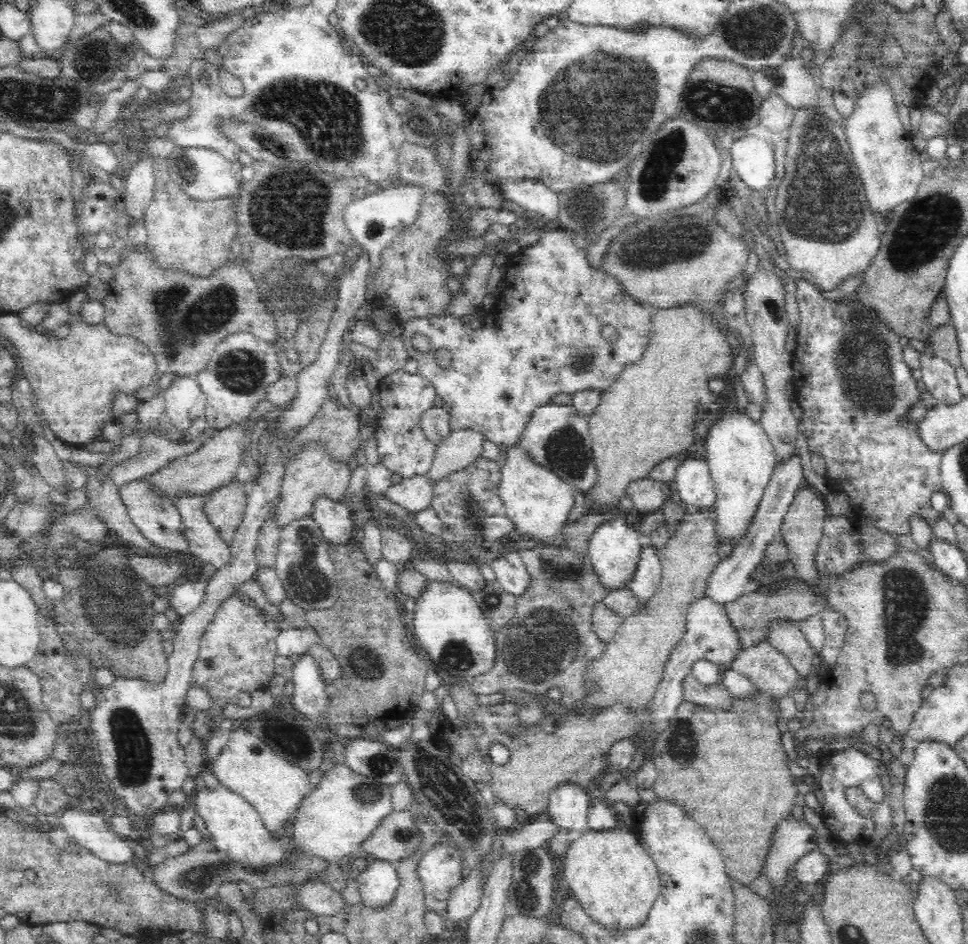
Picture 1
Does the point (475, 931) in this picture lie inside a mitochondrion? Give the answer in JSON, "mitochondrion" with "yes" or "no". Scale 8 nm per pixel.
{"mitochondrion":"no"}

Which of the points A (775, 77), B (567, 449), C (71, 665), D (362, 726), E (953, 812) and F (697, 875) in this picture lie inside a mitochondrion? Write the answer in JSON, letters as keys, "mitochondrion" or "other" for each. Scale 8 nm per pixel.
{"A":"mitochondrion","B":"mitochondrion","C":"other","D":"other","E":"mitochondrion","F":"other"}

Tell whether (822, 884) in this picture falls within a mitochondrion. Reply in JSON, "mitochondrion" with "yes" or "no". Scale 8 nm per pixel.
{"mitochondrion":"no"}

